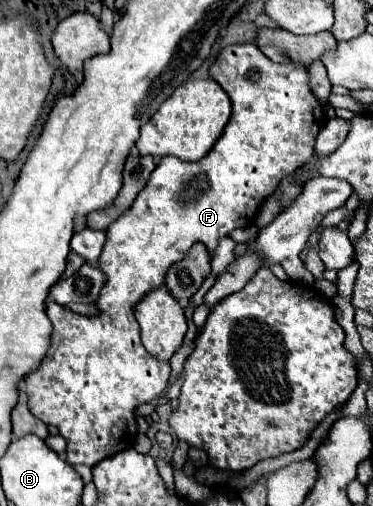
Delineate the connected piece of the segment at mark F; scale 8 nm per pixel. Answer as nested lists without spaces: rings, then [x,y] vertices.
[[[256,44],[226,46],[226,48],[220,52],[220,56],[214,60],[214,64],[210,66],[210,78],[214,78],[214,80],[226,90],[226,94],[230,96],[230,100],[232,100],[232,118],[230,118],[230,122],[226,124],[224,134],[218,138],[218,142],[214,144],[214,148],[212,148],[202,160],[198,160],[198,162],[184,162],[184,160],[180,160],[180,158],[176,158],[176,156],[164,156],[164,158],[160,160],[160,166],[156,166],[156,170],[152,172],[152,176],[150,176],[150,180],[148,180],[148,184],[146,184],[146,188],[144,188],[144,190],[138,194],[138,198],[134,200],[132,208],[130,208],[126,214],[122,214],[122,218],[118,218],[114,224],[110,224],[110,228],[106,230],[106,244],[104,244],[104,250],[102,250],[104,254],[100,254],[98,264],[96,264],[96,266],[106,274],[106,278],[108,278],[106,284],[104,284],[104,288],[102,288],[102,292],[100,292],[100,298],[98,298],[98,302],[96,302],[100,314],[98,314],[96,318],[88,318],[88,316],[74,314],[72,310],[66,310],[66,308],[58,306],[58,304],[52,302],[52,300],[46,302],[46,314],[48,314],[48,318],[50,318],[50,322],[52,322],[52,328],[54,328],[54,330],[52,330],[52,342],[50,342],[50,348],[48,348],[46,356],[42,358],[40,366],[38,366],[36,370],[32,370],[32,372],[24,378],[24,384],[26,384],[26,394],[28,394],[28,408],[30,408],[30,412],[32,412],[36,418],[40,418],[44,424],[56,426],[58,432],[66,438],[66,442],[68,442],[68,458],[66,458],[66,460],[68,460],[70,464],[88,464],[88,466],[96,466],[100,460],[104,460],[104,458],[108,458],[108,456],[112,456],[112,454],[116,454],[116,452],[120,452],[120,450],[130,448],[130,446],[134,444],[136,434],[138,434],[136,418],[134,418],[134,408],[136,408],[138,404],[152,402],[152,400],[160,398],[162,392],[164,392],[164,388],[166,388],[166,382],[168,382],[168,376],[170,376],[170,362],[162,362],[162,360],[154,358],[154,356],[142,346],[142,342],[140,342],[140,328],[138,328],[138,322],[136,322],[136,318],[134,318],[134,306],[136,306],[136,302],[138,302],[146,292],[150,292],[152,288],[158,288],[158,286],[164,284],[164,276],[166,276],[168,268],[170,268],[174,262],[182,260],[182,258],[186,256],[186,250],[188,250],[194,242],[198,242],[198,240],[204,242],[206,248],[208,248],[208,252],[212,254],[220,238],[228,236],[234,228],[242,228],[242,226],[252,224],[254,218],[256,218],[256,214],[258,214],[258,210],[260,210],[260,206],[262,206],[262,202],[276,190],[276,186],[280,184],[280,180],[282,180],[284,176],[292,174],[296,168],[300,168],[300,166],[312,156],[312,152],[314,152],[314,140],[316,140],[318,132],[322,130],[322,126],[328,122],[328,118],[326,118],[326,114],[324,114],[324,110],[322,110],[322,104],[318,102],[318,98],[314,96],[314,92],[312,92],[312,88],[310,88],[310,72],[308,72],[308,66],[298,64],[298,62],[276,64],[276,62],[272,62],[270,58],[266,58],[262,52],[258,52],[258,46],[256,46]]]

